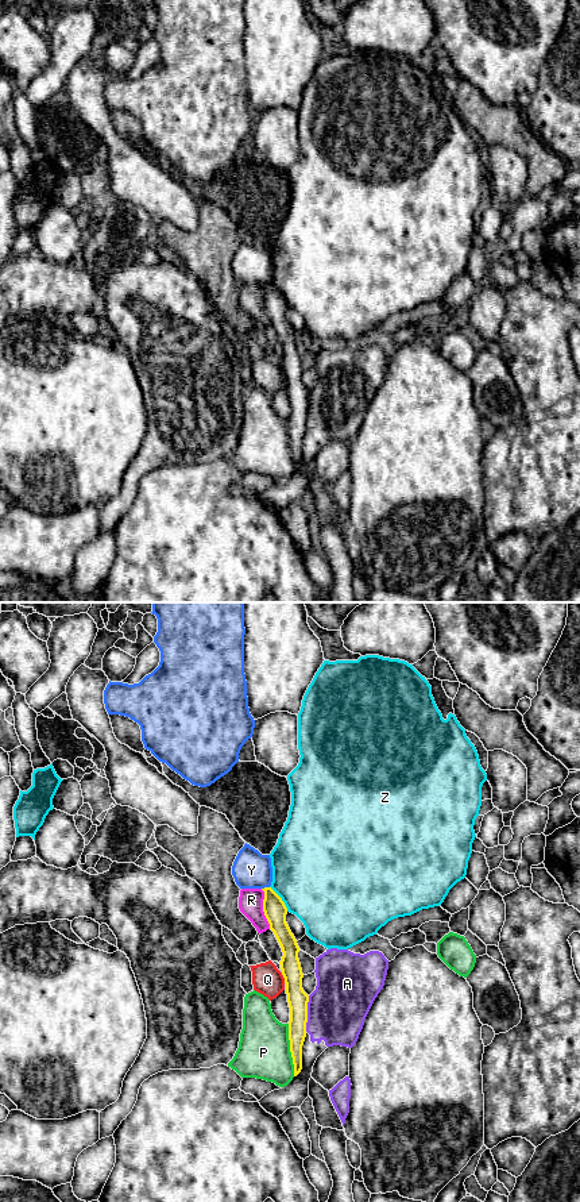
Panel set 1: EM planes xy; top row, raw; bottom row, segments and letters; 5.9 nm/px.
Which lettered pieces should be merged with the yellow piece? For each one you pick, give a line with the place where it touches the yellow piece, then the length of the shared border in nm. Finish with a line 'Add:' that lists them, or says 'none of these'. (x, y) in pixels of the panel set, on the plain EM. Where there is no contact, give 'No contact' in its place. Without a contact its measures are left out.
Add: none of these

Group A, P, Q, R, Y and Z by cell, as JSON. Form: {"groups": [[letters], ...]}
{"groups": [["A"], ["P"], ["Q"], ["R"], ["Y"], ["Z"]]}

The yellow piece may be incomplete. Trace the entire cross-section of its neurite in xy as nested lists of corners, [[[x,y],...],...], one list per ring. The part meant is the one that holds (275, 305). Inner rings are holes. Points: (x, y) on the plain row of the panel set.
[[[271,282],[262,285],[264,286],[264,311],[283,347],[279,359],[290,402],[289,435],[294,471],[297,471],[302,465],[302,440],[306,432],[309,390],[302,384],[303,369],[298,354],[299,342],[286,317],[287,303]]]

